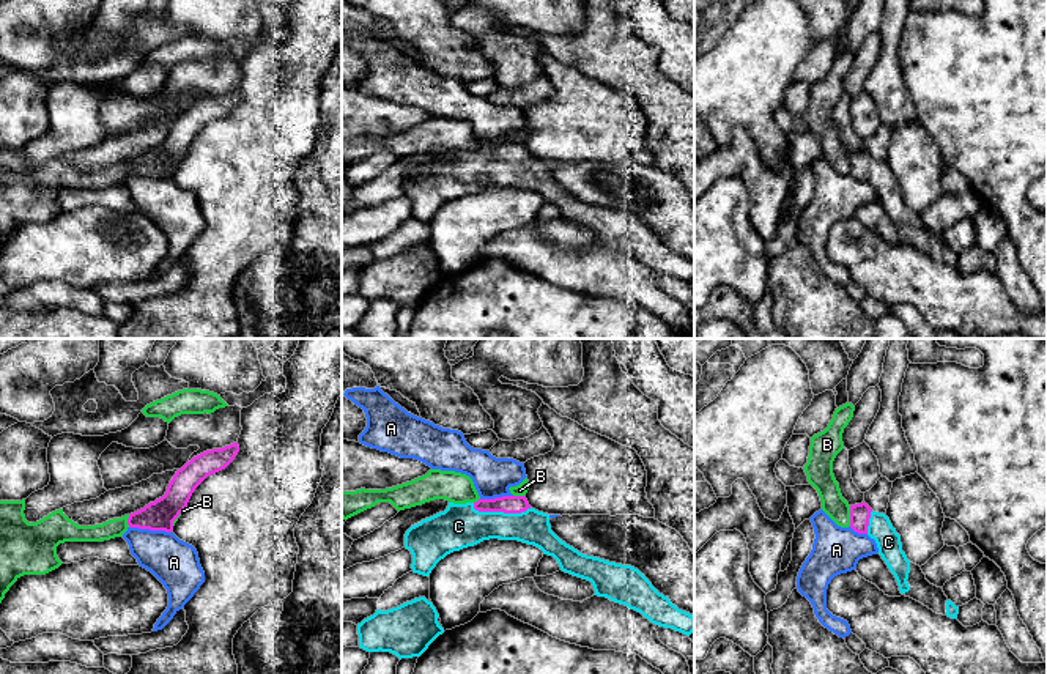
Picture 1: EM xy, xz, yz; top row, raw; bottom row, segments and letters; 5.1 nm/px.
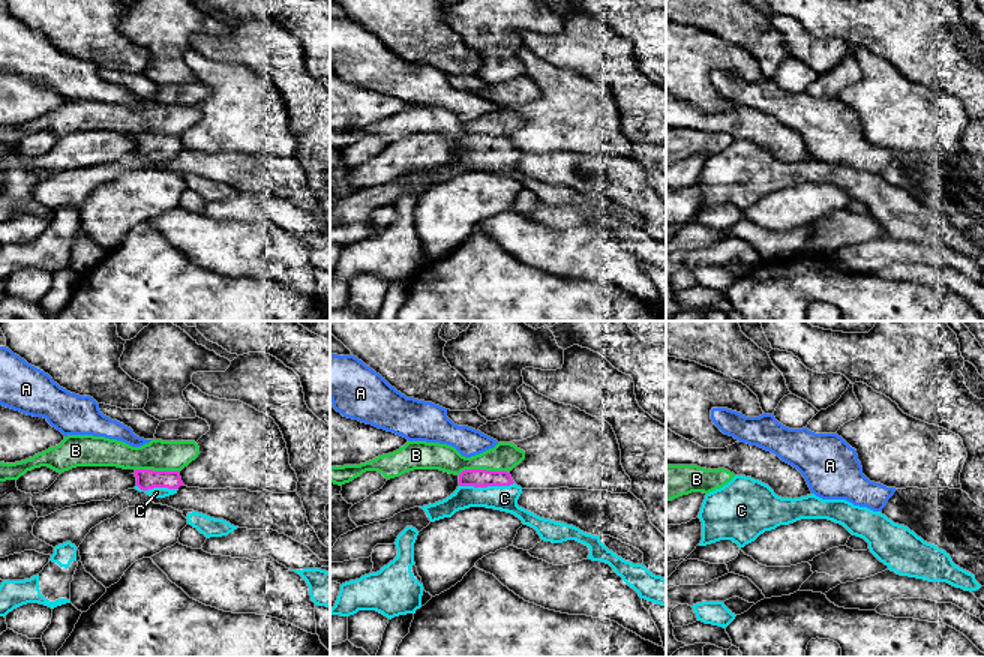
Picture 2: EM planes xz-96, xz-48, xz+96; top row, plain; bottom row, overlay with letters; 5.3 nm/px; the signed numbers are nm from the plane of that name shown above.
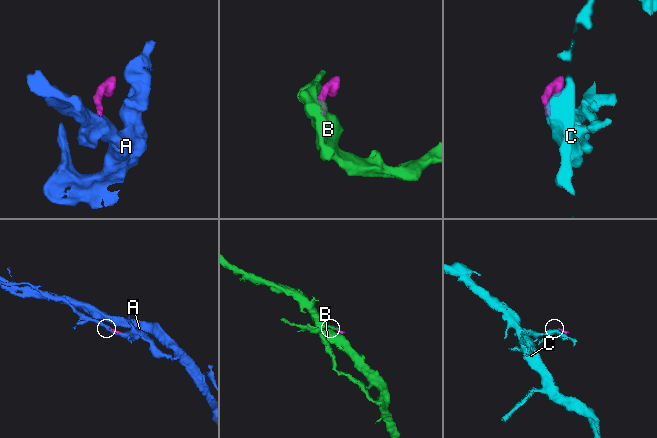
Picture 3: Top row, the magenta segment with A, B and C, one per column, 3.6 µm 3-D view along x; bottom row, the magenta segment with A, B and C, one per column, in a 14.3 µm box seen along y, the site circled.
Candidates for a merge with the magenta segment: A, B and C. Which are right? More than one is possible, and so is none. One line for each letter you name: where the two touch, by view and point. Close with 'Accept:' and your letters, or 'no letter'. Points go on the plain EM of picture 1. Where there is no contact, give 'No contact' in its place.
C: Touches magenta at xz (501, 158)
Accept: C

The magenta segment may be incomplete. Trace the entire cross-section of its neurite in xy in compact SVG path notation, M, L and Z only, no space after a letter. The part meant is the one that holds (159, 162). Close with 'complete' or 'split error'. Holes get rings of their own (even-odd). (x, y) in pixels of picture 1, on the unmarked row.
M233 90L222 96L206 98L194 104L176 118L162 145L129 162L129 175L172 180L173 168L187 154L195 135L208 123L225 117L238 99L239 93Z; complete

